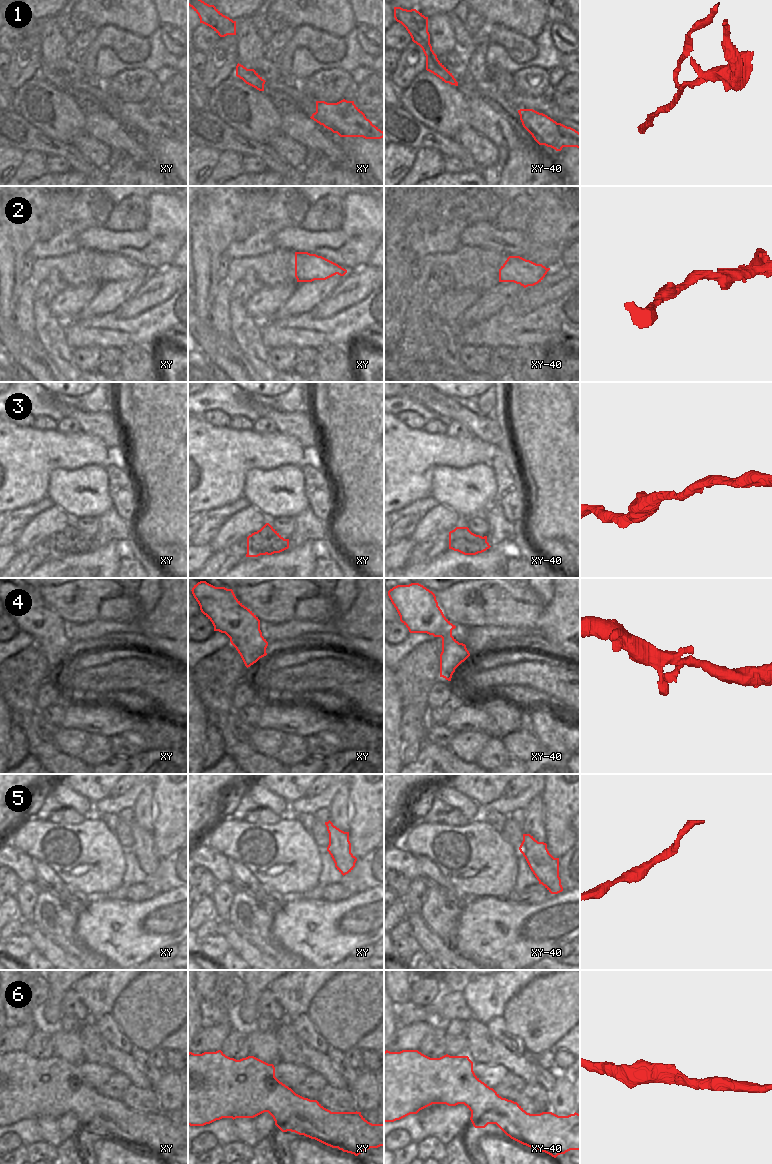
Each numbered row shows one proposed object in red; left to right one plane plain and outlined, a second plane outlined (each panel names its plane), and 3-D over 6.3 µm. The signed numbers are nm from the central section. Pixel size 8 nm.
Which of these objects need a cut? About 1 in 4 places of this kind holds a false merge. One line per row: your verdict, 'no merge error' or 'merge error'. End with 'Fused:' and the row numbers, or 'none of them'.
1: merge error
2: no merge error
3: no merge error
4: no merge error
5: no merge error
6: no merge error
Fused: 1

